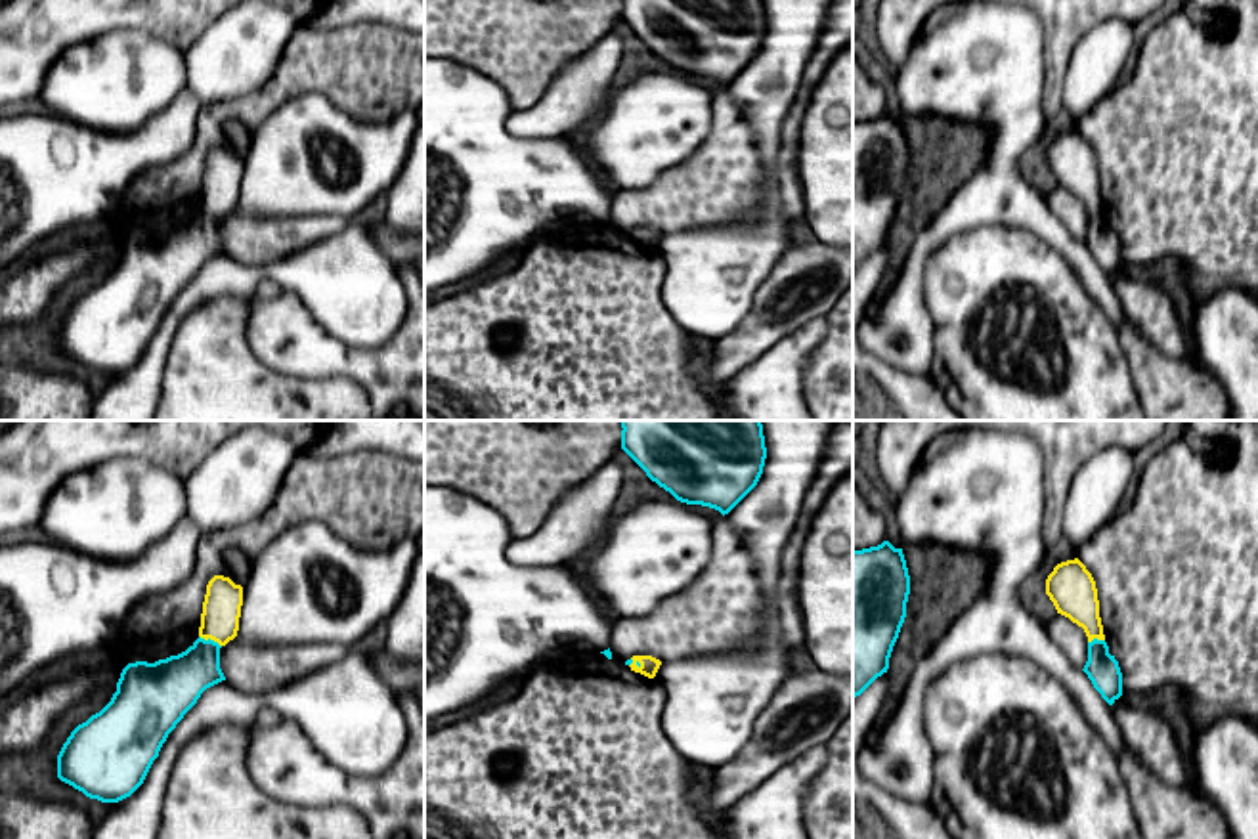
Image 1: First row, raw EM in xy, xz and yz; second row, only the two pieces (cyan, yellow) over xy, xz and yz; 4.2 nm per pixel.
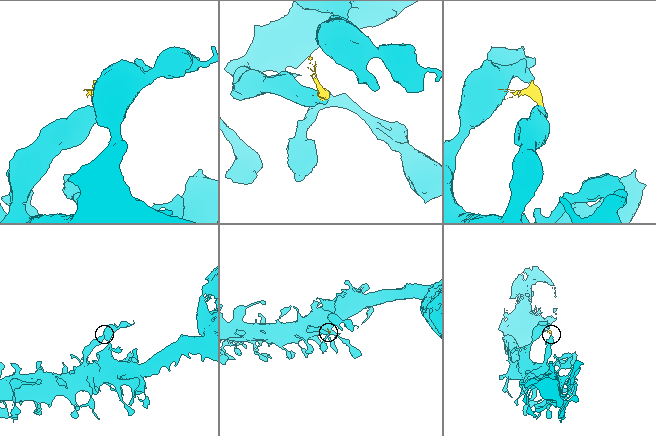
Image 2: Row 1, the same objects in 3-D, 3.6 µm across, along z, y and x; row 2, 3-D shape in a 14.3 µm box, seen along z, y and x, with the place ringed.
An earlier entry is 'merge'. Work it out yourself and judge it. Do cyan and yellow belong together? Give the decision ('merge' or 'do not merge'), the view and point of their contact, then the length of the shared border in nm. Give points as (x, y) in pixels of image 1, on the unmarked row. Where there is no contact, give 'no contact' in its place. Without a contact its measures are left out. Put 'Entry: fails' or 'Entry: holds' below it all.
do not merge; contact xy (211, 213); length 110 nm
Entry: fails

